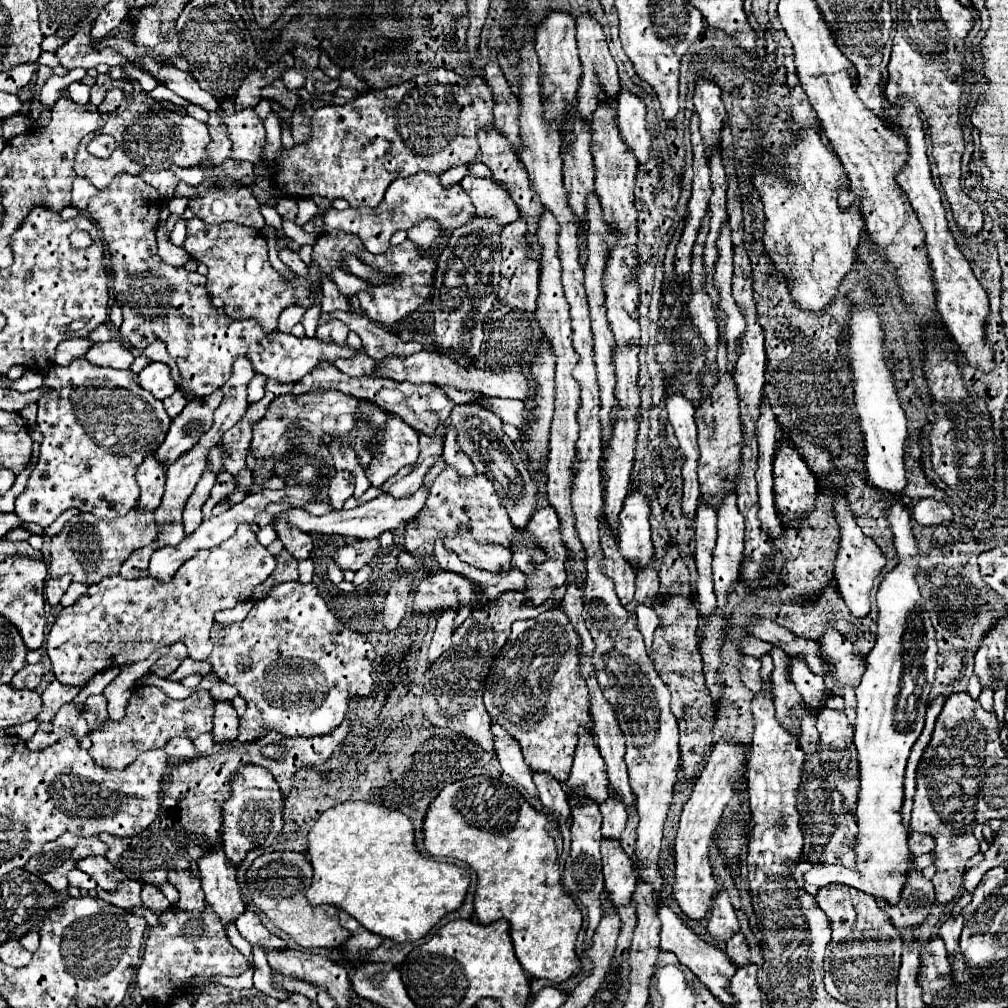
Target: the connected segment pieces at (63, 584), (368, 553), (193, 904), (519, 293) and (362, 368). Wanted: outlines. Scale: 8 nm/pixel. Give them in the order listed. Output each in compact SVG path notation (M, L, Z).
M65 574L65 576L61 576L61 578L51 578L51 580L45 584L45 598L47 598L47 602L49 602L51 606L57 606L57 604L59 604L59 600L61 600L61 596L65 594L65 590L69 588L71 580L73 580L73 576L71 576L71 574Z
M377 538L369 540L369 542L353 542L351 546L339 548L333 554L333 560L335 560L335 564L341 570L353 570L353 572L357 572L357 570L361 570L365 564L369 564L373 560L373 556L377 554L377 550L379 550Z
M169 870L167 874L167 882L173 884L179 892L179 900L177 900L177 908L179 910L203 910L205 908L205 896L201 894L201 886L199 886L199 878L193 876L191 870Z
M525 260L517 266L513 278L511 278L511 286L509 292L505 296L505 300L515 306L517 310L523 312L535 312L537 308L537 296L539 296L539 288L537 288L537 278L539 278L539 266L533 260Z
M359 352L351 358L337 358L333 364L347 376L365 376L373 372L375 360L369 358L365 352Z

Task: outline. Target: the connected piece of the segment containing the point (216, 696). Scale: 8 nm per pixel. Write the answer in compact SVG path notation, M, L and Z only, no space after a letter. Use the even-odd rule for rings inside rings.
M225 682L215 684L215 686L209 690L209 694L213 694L211 698L213 698L215 704L221 702L221 700L231 700L233 696L237 696L237 692L233 690L233 686L225 686Z

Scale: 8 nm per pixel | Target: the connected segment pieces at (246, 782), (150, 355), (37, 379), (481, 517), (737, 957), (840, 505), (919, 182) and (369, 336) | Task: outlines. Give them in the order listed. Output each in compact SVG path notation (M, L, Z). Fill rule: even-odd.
M257 764L241 766L231 778L231 798L221 804L223 816L223 848L227 862L239 868L247 852L269 846L283 830L283 794L273 774Z
M155 340L153 344L149 344L149 346L143 350L143 356L145 356L149 362L163 362L163 364L167 364L167 366L171 368L171 376L173 376L175 384L181 386L181 376L179 376L177 364L175 364L175 360L169 356L169 352L167 352L167 348L165 348L165 344L163 344L161 340Z
M27 370L19 380L11 382L11 388L17 392L31 392L31 390L37 390L41 386L43 386L43 376L39 372L33 372L33 370Z
M445 468L430 487L427 505L417 515L417 522L415 524L407 522L407 528L403 532L405 550L415 552L425 542L437 538L451 538L453 534L457 534L459 524L465 524L473 534L473 538L499 542L503 546L509 546L509 538L517 532L501 504L501 498L493 488L493 482L485 478L485 474L477 474L473 478L461 478L457 470Z
M737 932L733 934L733 938L725 940L725 954L731 958L731 962L739 968L743 966L749 966L751 964L751 954L749 954L749 942L747 938Z
M837 498L837 502L835 502L835 518L837 518L839 526L841 526L841 548L839 548L839 556L837 556L837 562L835 562L837 590L851 590L851 614L865 618L871 612L869 592L873 588L873 580L885 568L885 554L875 544L875 540L865 536L861 532L861 528L855 524L855 518L851 516L849 504L845 502L845 498Z
M905 104L901 108L901 116L897 116L893 122L899 122L899 126L903 128L903 132L907 136L907 144L909 144L909 162L905 164L903 172L899 172L897 182L903 188L903 192L907 194L913 210L917 212L917 216L923 224L923 230L927 234L925 244L927 244L927 254L929 254L931 268L933 268L933 278L935 278L935 288L937 288L937 308L941 312L943 324L947 326L949 336L955 340L959 350L965 354L967 362L981 372L991 372L995 368L995 362L993 362L993 348L985 340L985 326L987 326L987 318L989 318L987 292L975 278L969 262L957 248L953 234L947 228L945 208L943 208L941 196L933 184L929 162L927 162L927 152L925 152L927 146L925 146L925 134L921 128L921 118L917 116L917 110L913 104Z
M335 310L329 314L321 314L319 324L329 322L329 320L341 320L345 322L353 332L357 332L363 338L363 346L365 352L369 356L373 356L375 360L381 360L387 356L387 352L393 354L413 354L423 350L423 344L413 340L413 342L401 342L401 338L395 338L395 334L391 334L387 328L375 324L373 320L369 320L367 316L359 316L353 312L343 312L343 310Z

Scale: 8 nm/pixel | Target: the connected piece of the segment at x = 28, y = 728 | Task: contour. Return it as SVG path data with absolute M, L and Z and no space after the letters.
M31 720L31 722L23 724L23 726L7 728L7 730L5 730L5 734L9 734L9 736L21 736L21 738L27 742L27 740L37 732L37 728L39 728L39 722L37 722L37 720Z

